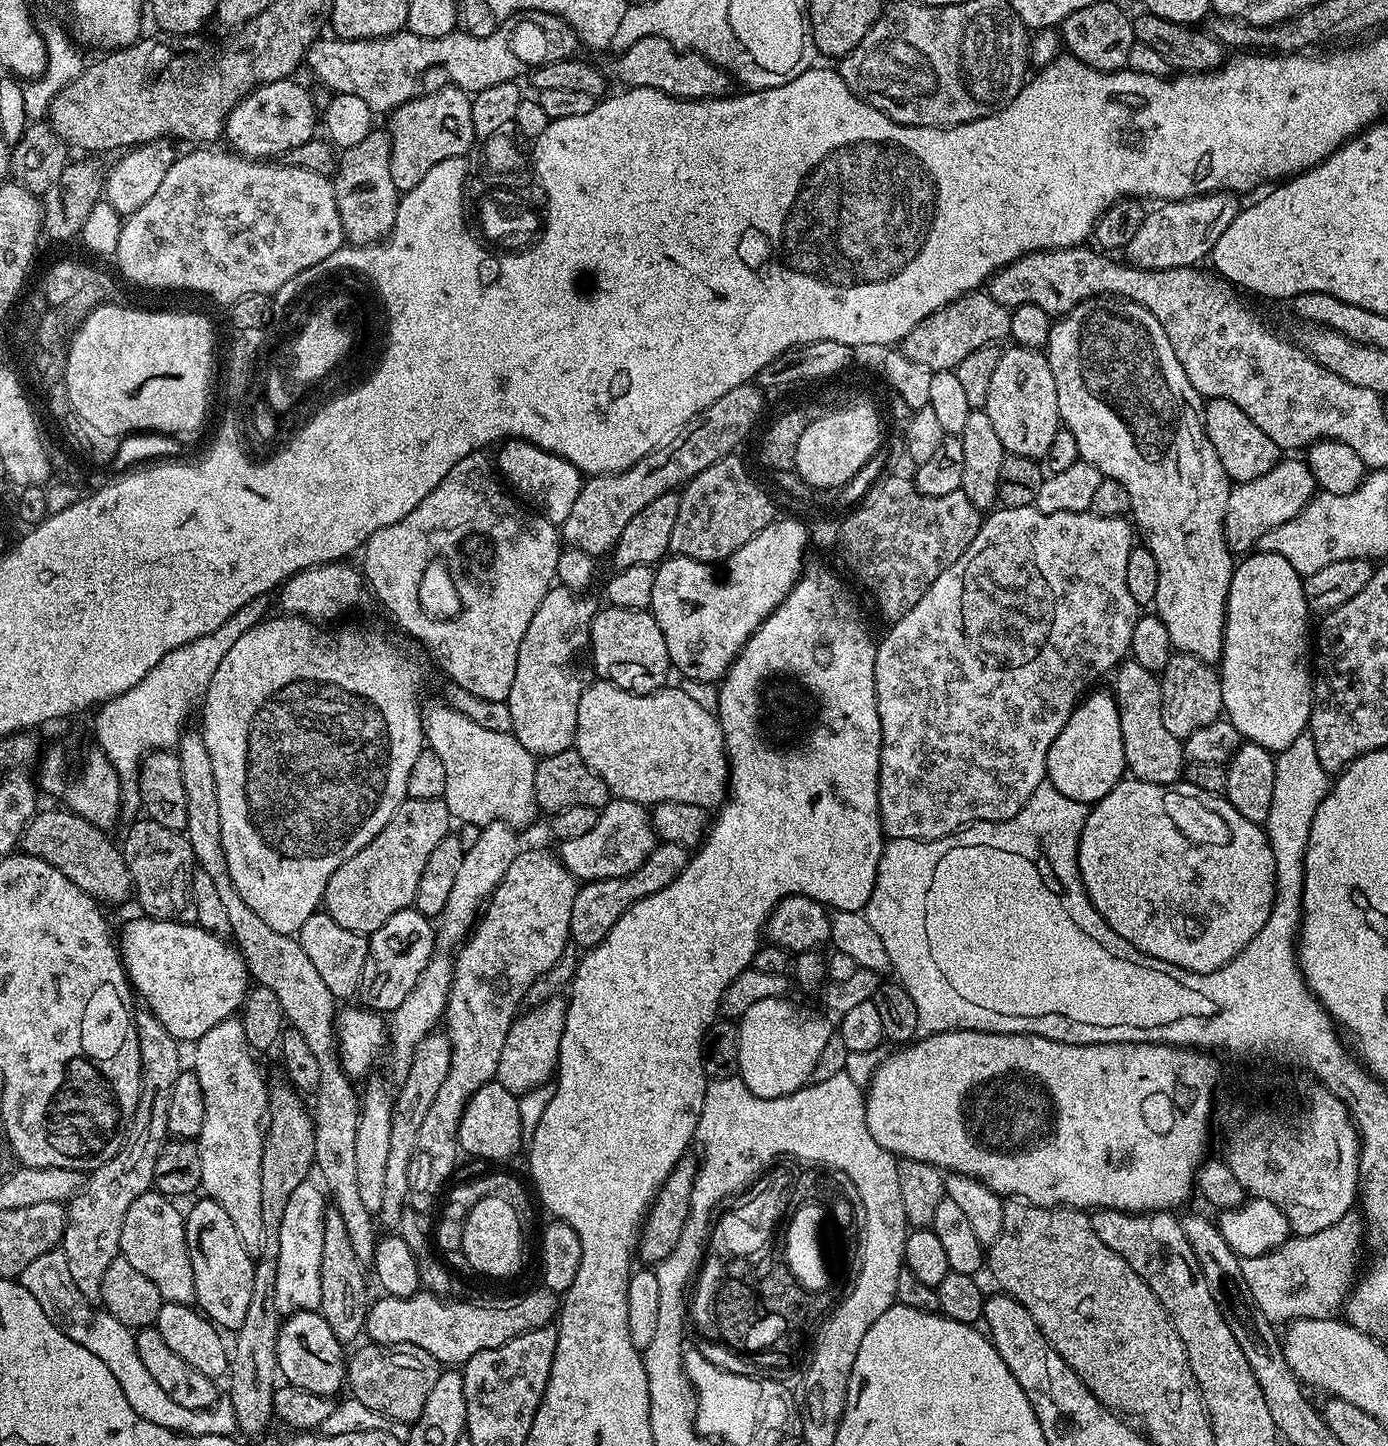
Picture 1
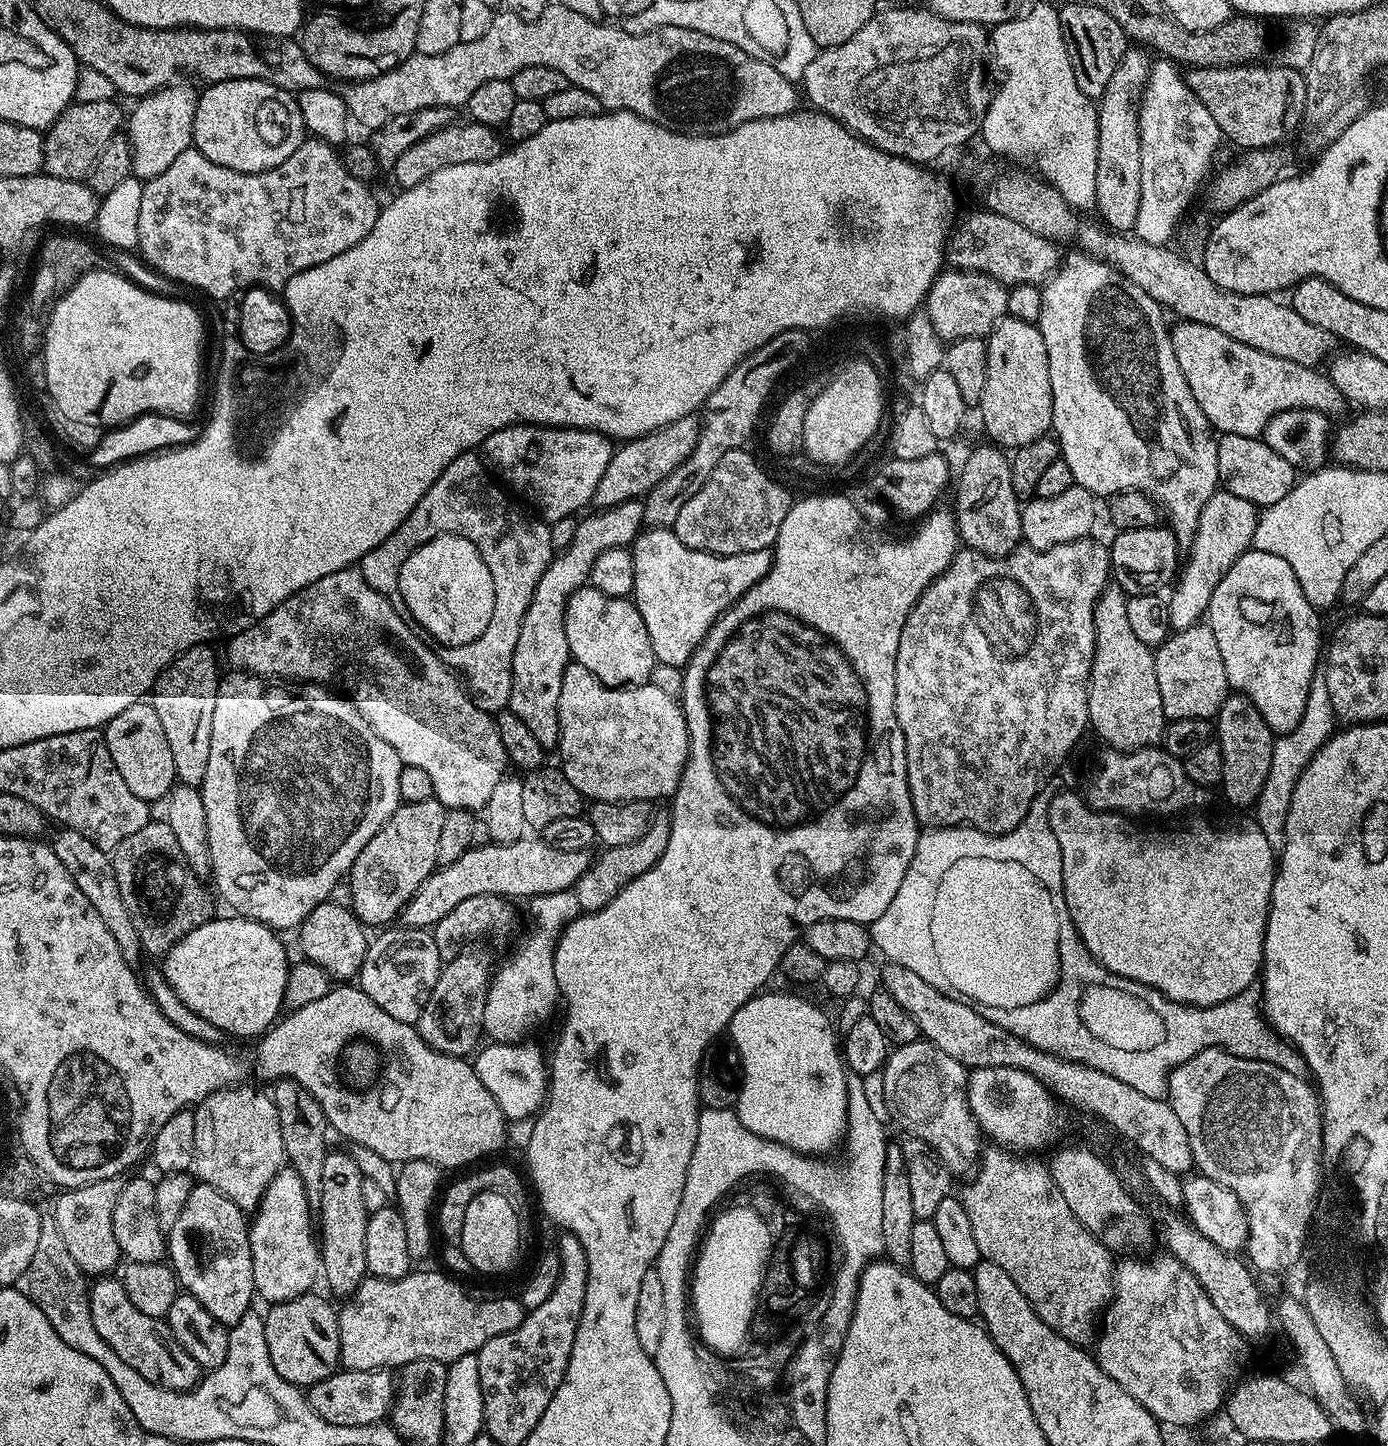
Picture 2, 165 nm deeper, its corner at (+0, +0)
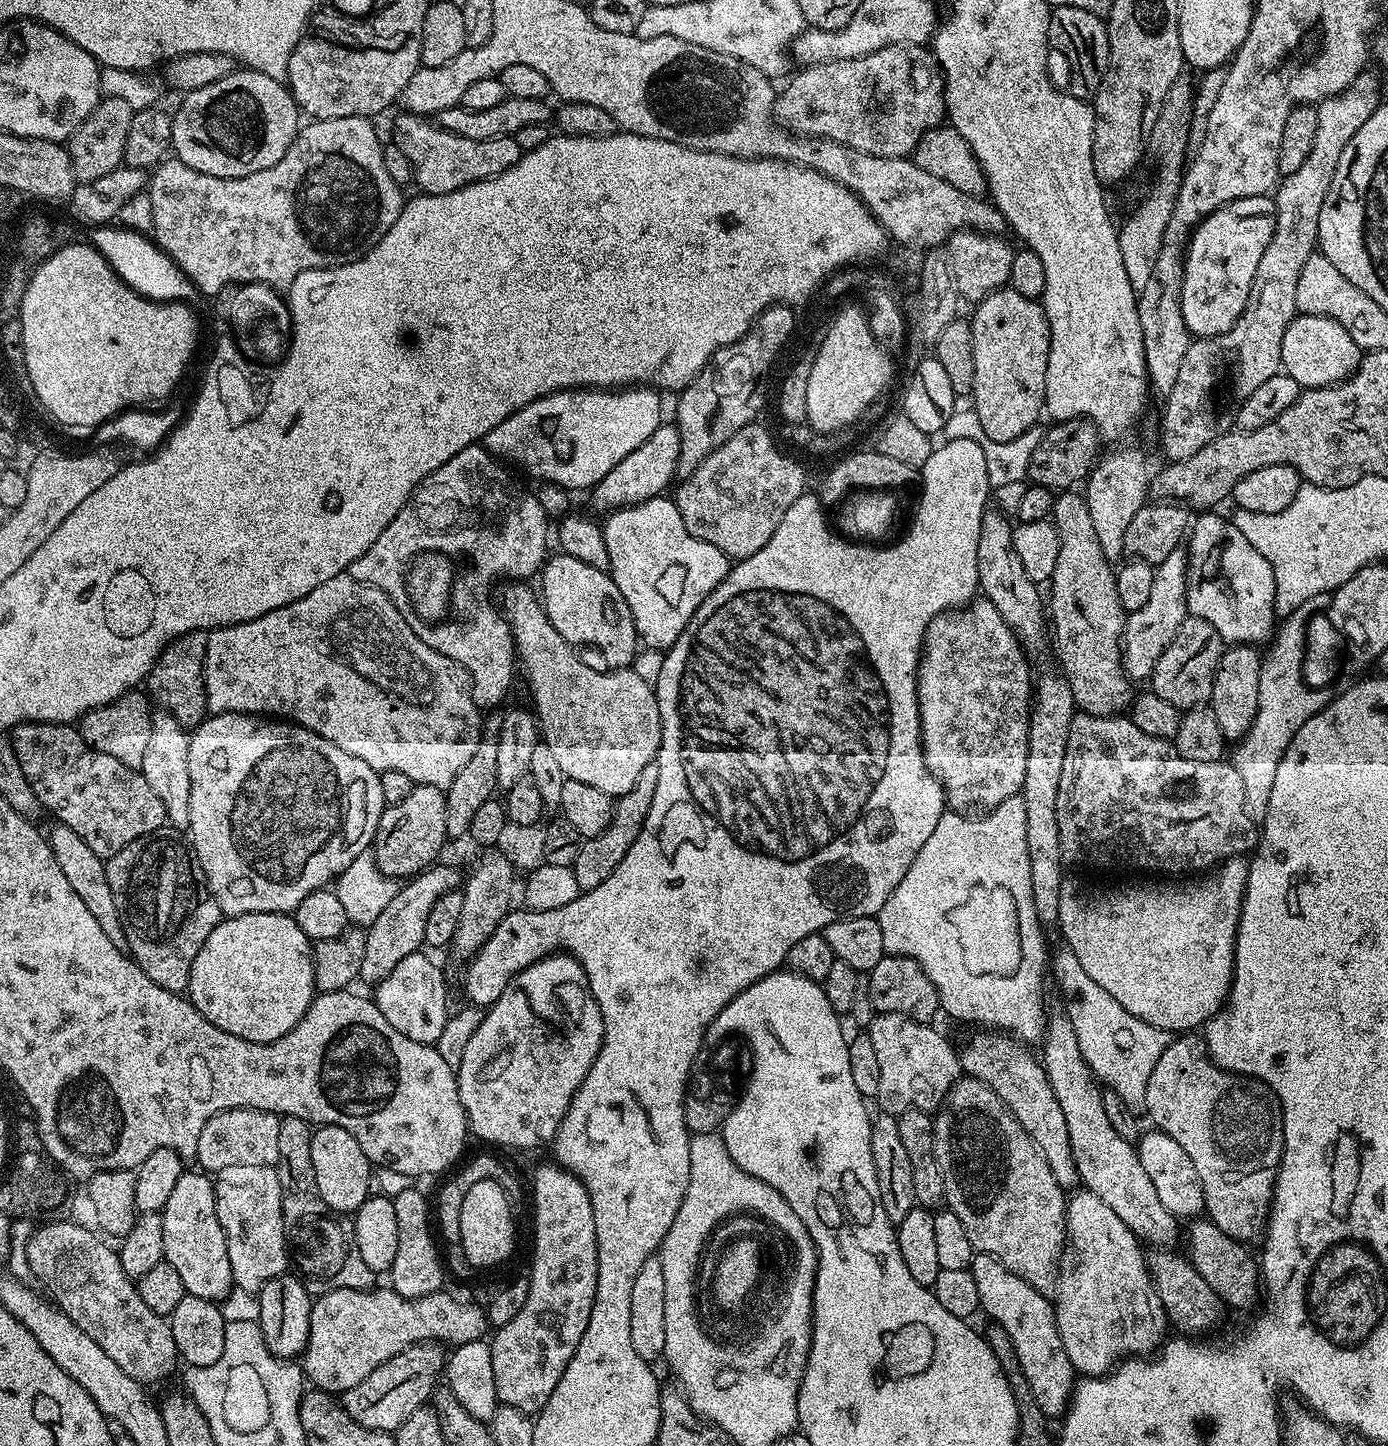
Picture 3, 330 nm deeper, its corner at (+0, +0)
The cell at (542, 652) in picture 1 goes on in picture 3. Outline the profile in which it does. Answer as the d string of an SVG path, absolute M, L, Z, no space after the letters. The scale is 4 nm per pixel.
M661 422L638 446L638 450L630 450L606 478L602 478L591 489L592 504L600 511L600 514L607 514L617 508L629 508L632 504L641 504L650 498L667 493L669 490L668 482L676 476L676 467L678 466L678 450L680 449L680 435L676 429L675 423Z

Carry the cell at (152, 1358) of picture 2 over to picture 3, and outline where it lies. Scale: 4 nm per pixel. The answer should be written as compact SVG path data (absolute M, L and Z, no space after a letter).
M80 1224L42 1225L24 1244L29 1273L33 1277L36 1275L48 1287L47 1295L54 1301L55 1307L65 1312L70 1322L86 1330L86 1334L90 1334L90 1338L94 1338L94 1342L98 1342L98 1346L106 1350L108 1357L124 1373L130 1374L130 1378L142 1385L153 1386L159 1380L166 1379L178 1365L172 1325L165 1317L154 1314L154 1310L150 1310L146 1302L142 1302L142 1294L133 1277L122 1270L119 1251L113 1245L111 1248L107 1239L101 1238L89 1228L83 1228Z

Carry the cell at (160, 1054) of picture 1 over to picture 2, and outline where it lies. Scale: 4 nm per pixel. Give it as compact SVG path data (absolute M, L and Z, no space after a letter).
M113 1178L69 1188L59 1193L61 1196L56 1200L56 1209L51 1209L50 1215L56 1219L58 1234L62 1234L62 1242L66 1242L66 1250L70 1250L70 1258L74 1258L74 1262L85 1277L107 1277L115 1273L121 1263L122 1257L118 1242L114 1238L112 1217L114 1206L118 1202L120 1185L121 1181Z

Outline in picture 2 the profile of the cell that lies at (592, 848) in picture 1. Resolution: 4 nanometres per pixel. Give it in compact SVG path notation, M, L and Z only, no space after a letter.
M539 838L515 840L509 844L491 842L466 849L454 862L437 867L426 882L418 886L408 905L404 907L402 920L410 928L431 929L446 916L458 902L475 896L525 896L556 894L575 889L578 878L586 874L594 856L588 850L554 850Z

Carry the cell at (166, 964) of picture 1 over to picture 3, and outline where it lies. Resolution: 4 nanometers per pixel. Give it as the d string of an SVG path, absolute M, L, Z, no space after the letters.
M251 912L241 916L221 919L221 924L213 923L208 937L194 958L194 966L188 969L187 999L218 1030L234 1034L234 1038L246 1038L246 1042L269 1044L294 1030L306 1014L317 995L316 975L312 961L313 941L298 926L298 922L283 912Z

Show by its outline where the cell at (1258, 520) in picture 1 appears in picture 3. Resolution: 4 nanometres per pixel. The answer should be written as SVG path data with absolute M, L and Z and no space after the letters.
M1183 547L1174 550L1174 554L1166 557L1166 562L1155 565L1154 586L1150 590L1150 598L1142 610L1127 613L1124 622L1124 638L1122 641L1122 659L1124 671L1129 680L1147 681L1151 677L1154 666L1158 666L1158 658L1170 646L1170 642L1178 634L1182 622L1188 619L1188 553Z

